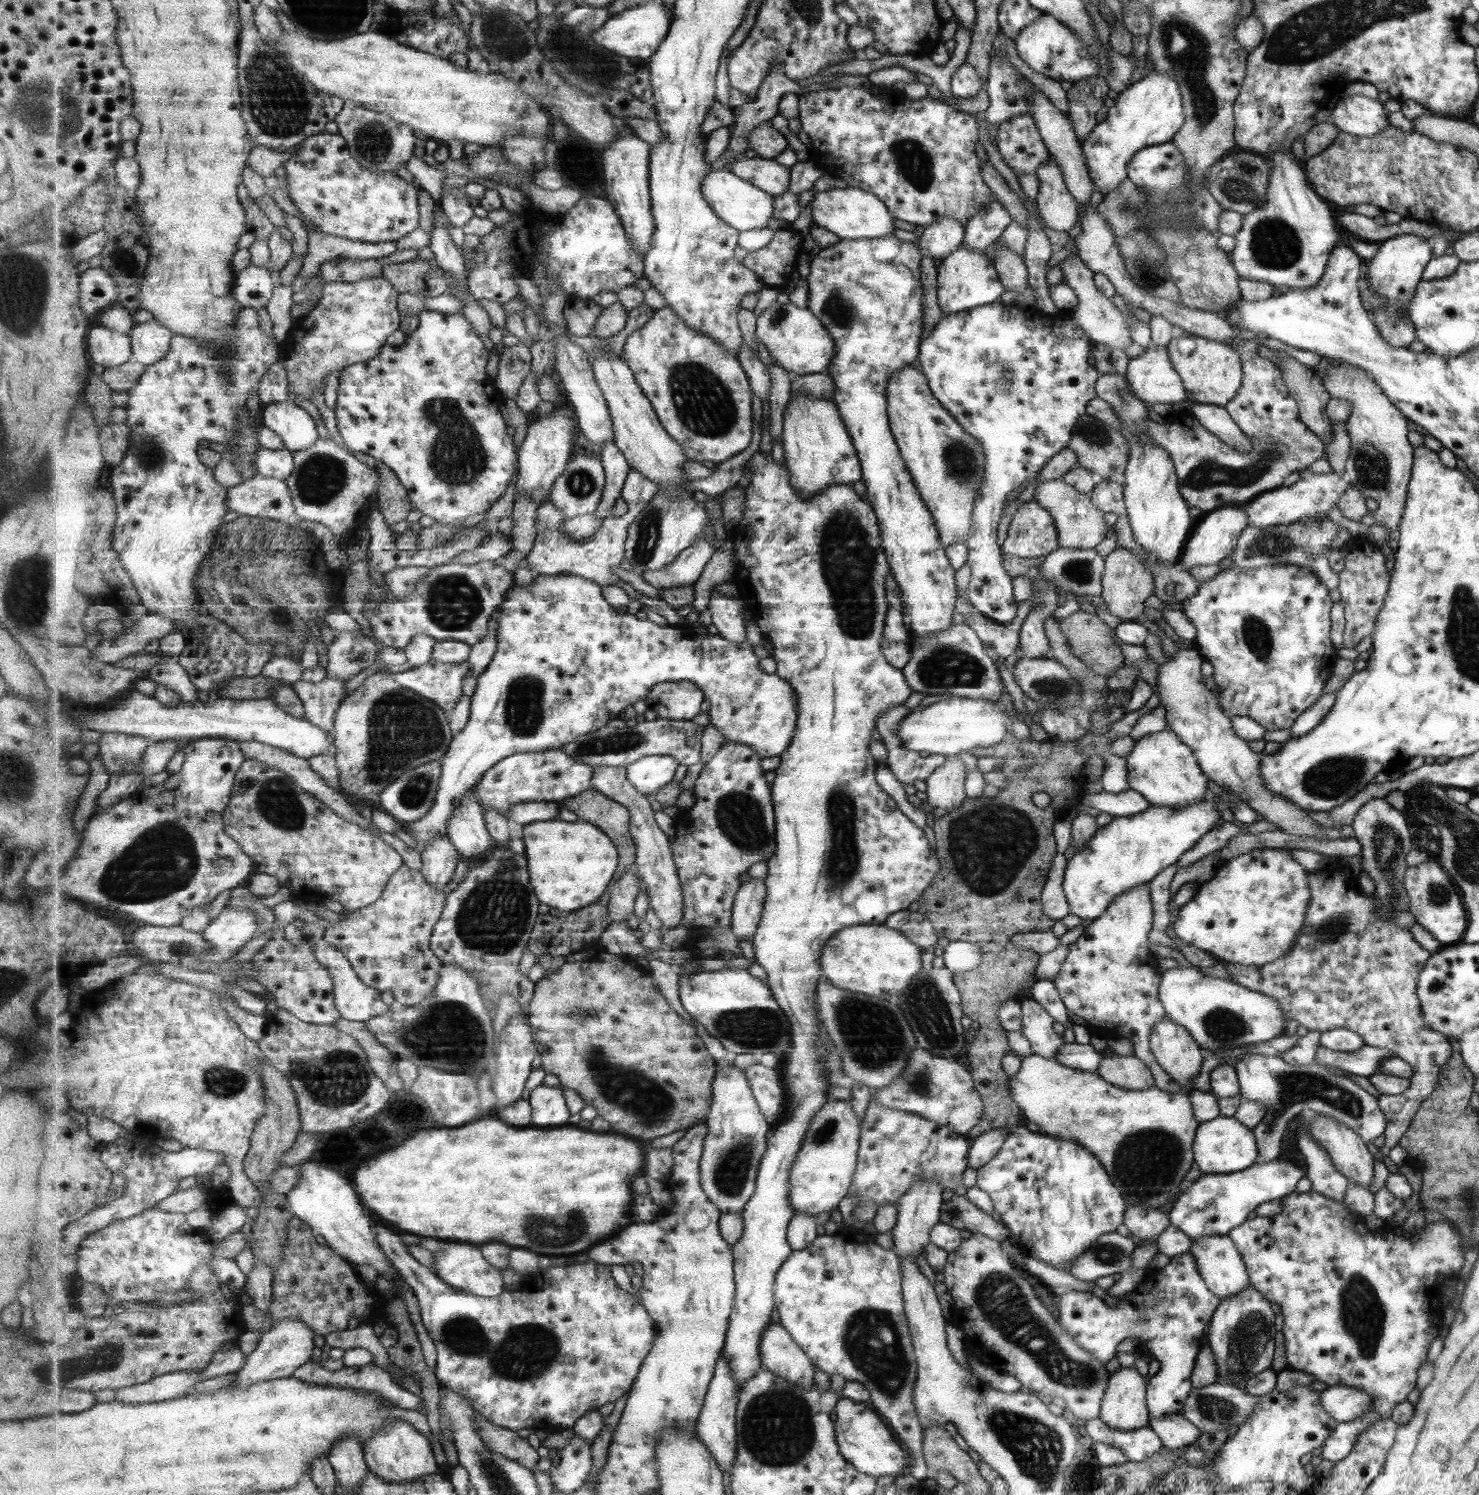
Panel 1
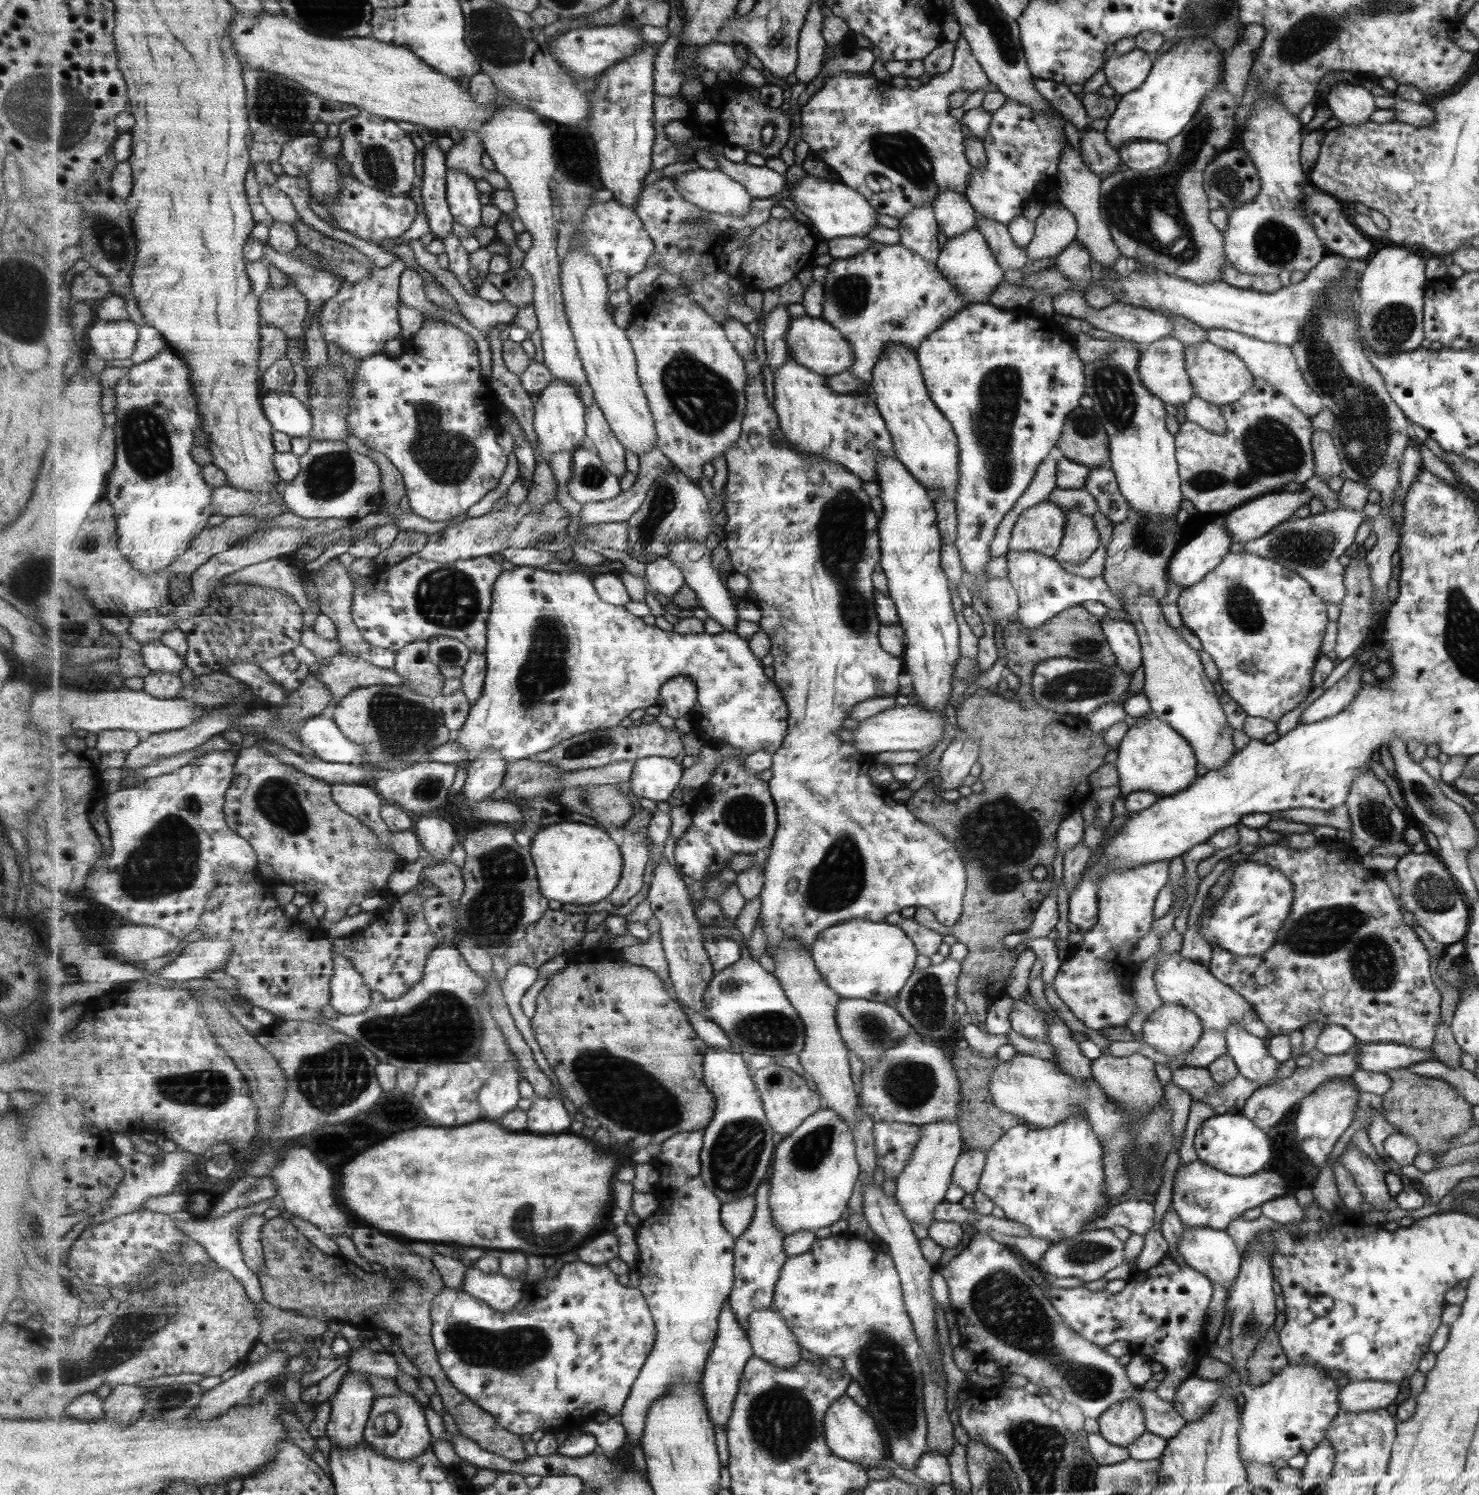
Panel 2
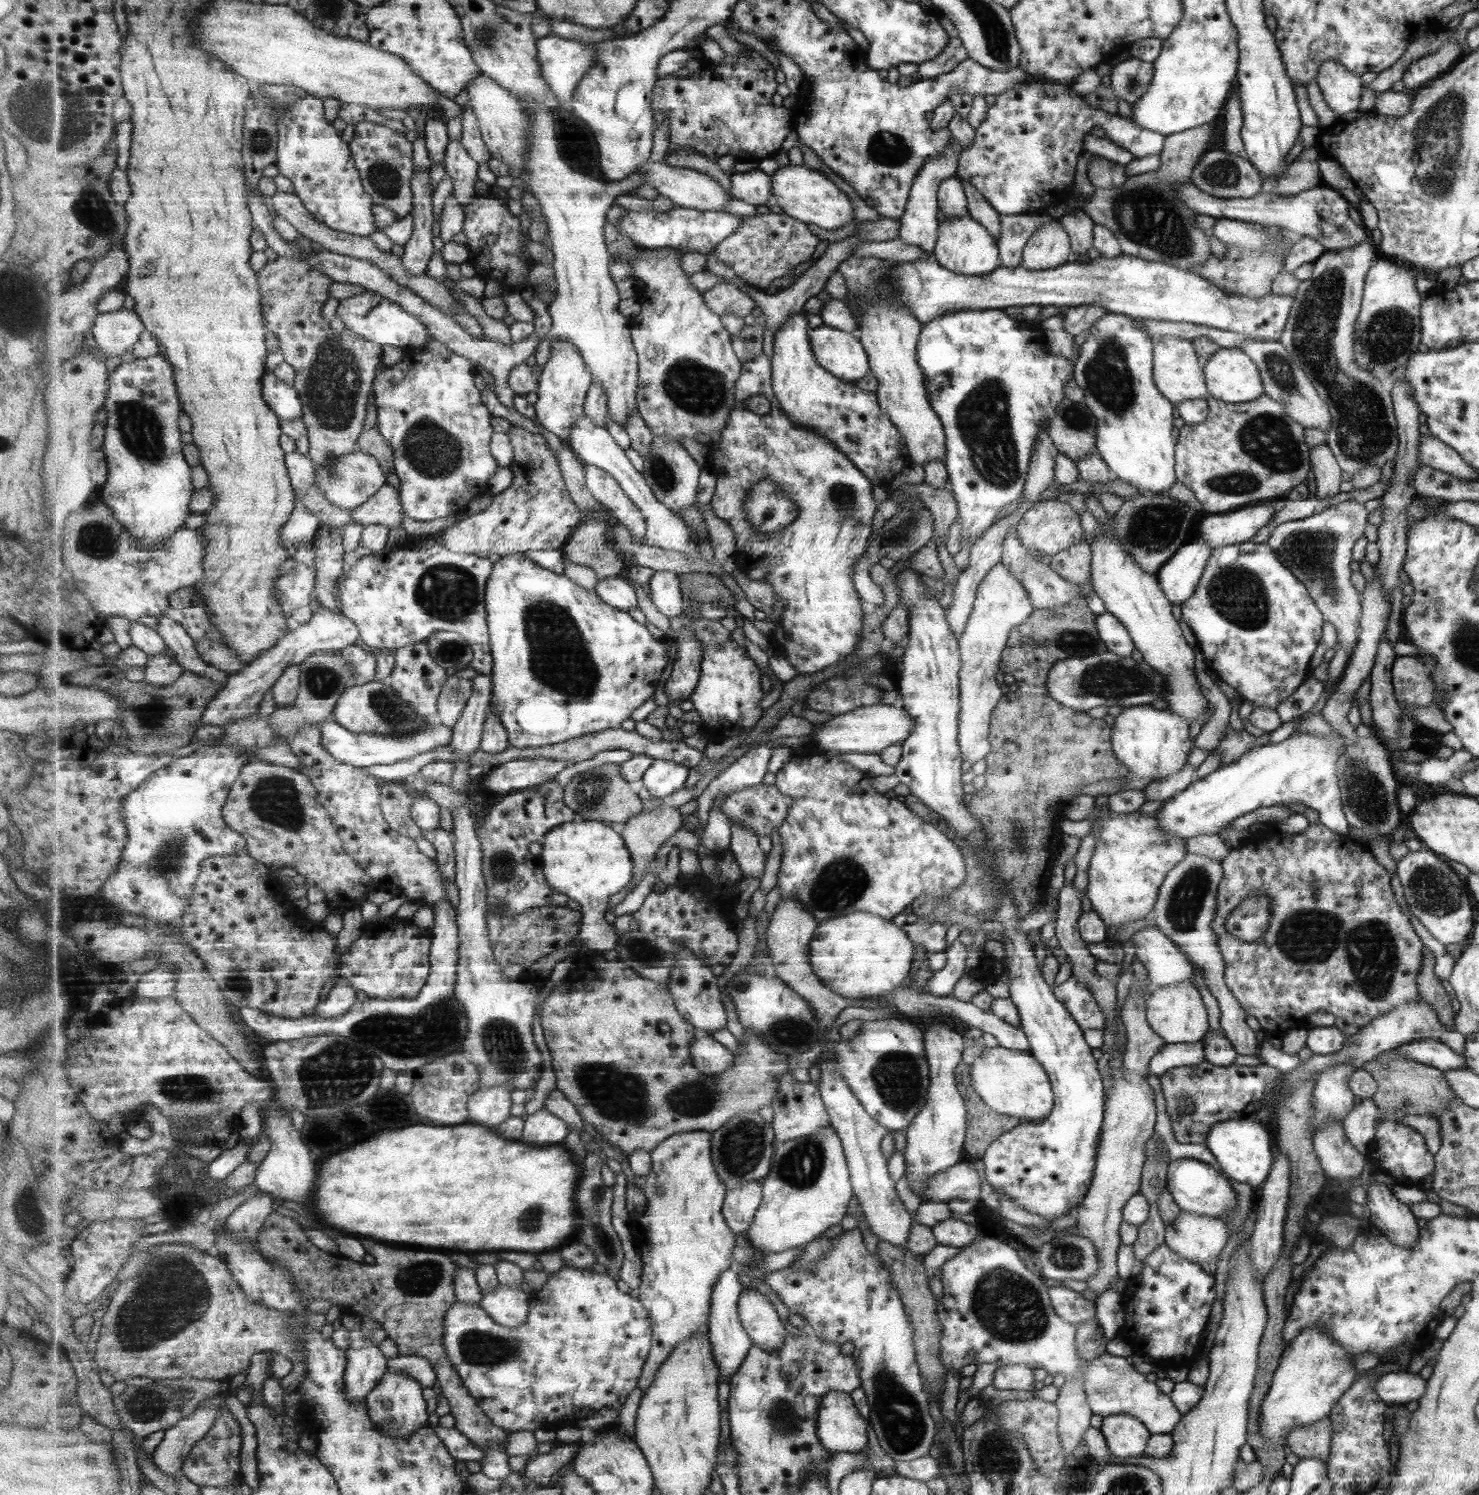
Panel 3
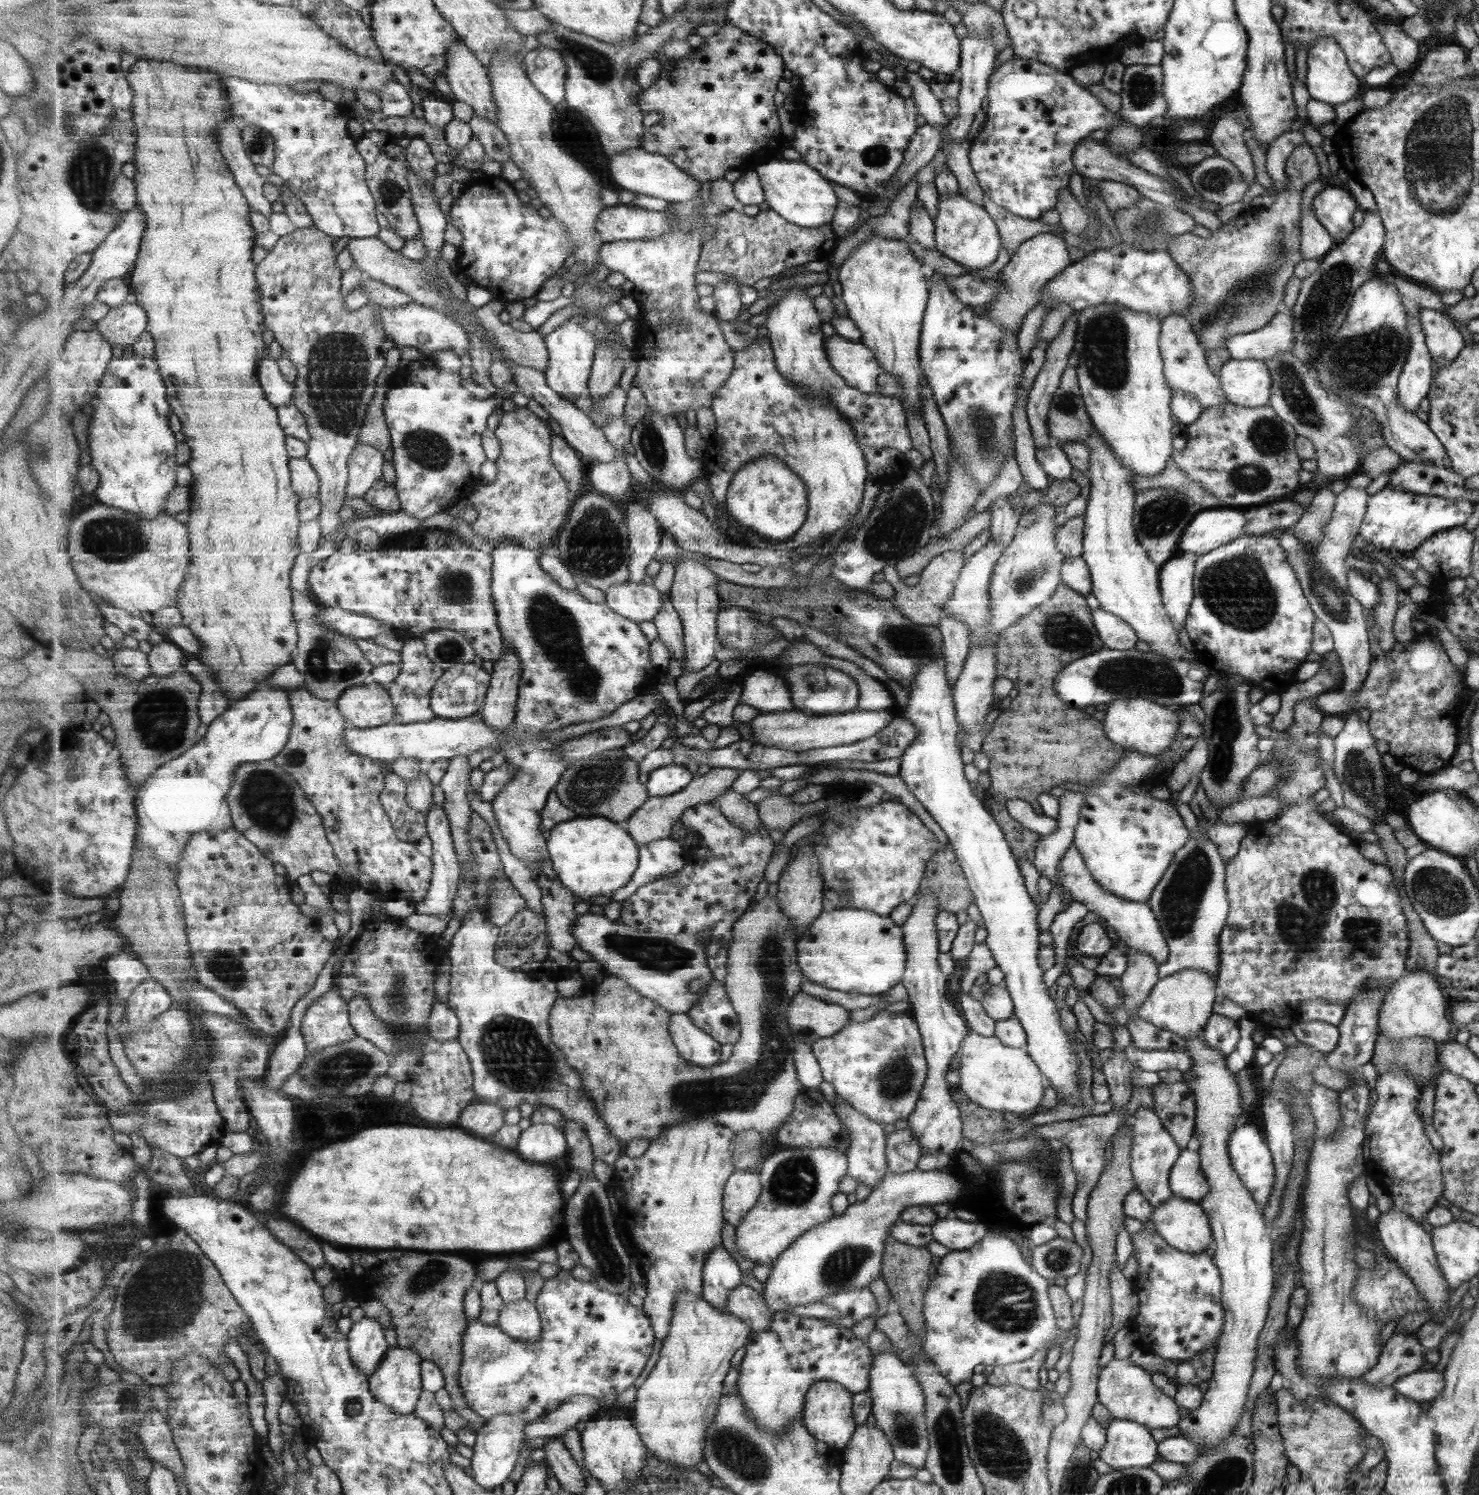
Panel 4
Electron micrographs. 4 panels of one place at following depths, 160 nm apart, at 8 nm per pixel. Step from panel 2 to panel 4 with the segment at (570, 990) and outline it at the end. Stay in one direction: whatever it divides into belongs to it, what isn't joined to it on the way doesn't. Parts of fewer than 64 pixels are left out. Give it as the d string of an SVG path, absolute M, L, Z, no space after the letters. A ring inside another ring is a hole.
M765 895L759 903L749 908L734 927L734 940L729 951L729 972L724 983L731 1002L739 1015L740 1023L742 1024L742 1035L738 1042L734 1044L733 1056L729 1060L715 1066L705 1068L685 1060L678 1051L678 1046L675 1044L673 1033L670 1029L672 1012L663 1008L655 1000L643 996L635 990L635 987L632 987L626 980L620 979L618 976L608 974L600 983L586 983L580 995L573 995L569 998L559 997L555 1001L553 1011L550 1012L550 1029L553 1041L566 1053L567 1060L569 1060L572 1068L582 1076L582 1087L586 1089L584 1094L589 1096L590 1100L594 1100L595 1108L598 1108L602 1120L606 1121L607 1128L610 1128L623 1144L629 1144L631 1141L639 1138L647 1139L650 1142L655 1141L659 1139L660 1134L667 1127L683 1122L695 1122L698 1119L718 1120L719 1123L735 1133L755 1129L765 1135L768 1130L775 1130L774 1134L777 1134L782 1124L786 1122L786 1118L794 1111L795 1101L801 1095L804 1086L799 1080L796 1062L793 1062L798 1041L795 1040L794 1031L791 1030L790 1024L787 1024L786 1008L792 1005L792 998L801 992L801 984L805 980L804 972L797 962L799 958L798 942L796 934L794 934L794 924L788 920L786 913L782 911L777 895L775 899Z

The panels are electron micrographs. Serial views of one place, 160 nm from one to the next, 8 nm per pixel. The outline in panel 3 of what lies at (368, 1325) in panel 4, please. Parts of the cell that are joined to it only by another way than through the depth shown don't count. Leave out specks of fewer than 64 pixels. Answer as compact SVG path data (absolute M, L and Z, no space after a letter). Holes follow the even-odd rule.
M353 1334L348 1348L348 1365L345 1373L345 1392L349 1400L365 1402L388 1373L388 1358L377 1347L378 1344L367 1340L364 1334Z

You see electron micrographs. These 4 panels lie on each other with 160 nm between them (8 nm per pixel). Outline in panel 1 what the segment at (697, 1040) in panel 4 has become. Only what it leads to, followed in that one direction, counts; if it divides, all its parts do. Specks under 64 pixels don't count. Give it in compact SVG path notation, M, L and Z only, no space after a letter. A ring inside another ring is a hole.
M734 1065L718 1067L712 1083L714 1101L707 1118L710 1134L707 1135L700 1167L703 1189L722 1215L735 1213L741 1217L755 1194L759 1168L770 1147L768 1138L773 1126L762 1113L743 1069Z

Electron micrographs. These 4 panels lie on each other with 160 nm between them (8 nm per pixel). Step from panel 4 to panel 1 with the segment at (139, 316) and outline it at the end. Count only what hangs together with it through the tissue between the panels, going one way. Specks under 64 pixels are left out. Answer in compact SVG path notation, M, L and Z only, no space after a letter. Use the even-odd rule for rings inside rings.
M102 325L92 328L88 335L88 354L92 363L102 364L106 369L121 366L133 359L131 335Z

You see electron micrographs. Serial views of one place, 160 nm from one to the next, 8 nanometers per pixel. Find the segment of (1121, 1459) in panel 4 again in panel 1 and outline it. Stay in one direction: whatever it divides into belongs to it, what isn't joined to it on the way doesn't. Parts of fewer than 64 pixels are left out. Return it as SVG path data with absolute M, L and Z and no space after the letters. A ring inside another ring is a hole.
M1134 1366L1119 1367L1109 1377L1098 1418L1109 1429L1135 1430L1148 1427L1150 1416L1149 1411L1145 1410L1145 1398L1145 1380L1141 1378L1141 1374L1135 1370Z

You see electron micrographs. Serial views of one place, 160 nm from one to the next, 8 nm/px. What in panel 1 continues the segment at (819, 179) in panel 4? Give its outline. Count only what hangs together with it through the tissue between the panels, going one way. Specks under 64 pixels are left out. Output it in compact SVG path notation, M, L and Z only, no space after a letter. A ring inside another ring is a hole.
M847 187L835 188L817 193L810 202L812 219L825 230L839 236L842 239L873 239L892 235L894 218L882 201L879 201L873 193L862 192L859 188Z

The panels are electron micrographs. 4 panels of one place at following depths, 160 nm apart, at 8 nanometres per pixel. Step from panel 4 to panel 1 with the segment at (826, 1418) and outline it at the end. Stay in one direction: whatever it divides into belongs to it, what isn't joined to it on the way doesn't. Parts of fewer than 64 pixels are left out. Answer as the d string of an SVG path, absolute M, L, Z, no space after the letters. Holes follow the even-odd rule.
M842 1396L835 1410L835 1428L843 1456L854 1464L860 1473L866 1473L875 1479L879 1476L897 1477L903 1472L903 1468L908 1466L908 1452L903 1452L903 1448L895 1442L885 1424L865 1403Z

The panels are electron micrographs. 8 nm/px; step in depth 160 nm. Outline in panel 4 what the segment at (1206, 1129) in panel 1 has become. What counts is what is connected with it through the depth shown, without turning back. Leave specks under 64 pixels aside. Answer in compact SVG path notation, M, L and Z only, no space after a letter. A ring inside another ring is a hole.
M1251 1121L1231 1131L1229 1138L1228 1152L1232 1168L1261 1210L1270 1202L1269 1196L1274 1191L1276 1179L1269 1146L1263 1140L1263 1134L1251 1126Z

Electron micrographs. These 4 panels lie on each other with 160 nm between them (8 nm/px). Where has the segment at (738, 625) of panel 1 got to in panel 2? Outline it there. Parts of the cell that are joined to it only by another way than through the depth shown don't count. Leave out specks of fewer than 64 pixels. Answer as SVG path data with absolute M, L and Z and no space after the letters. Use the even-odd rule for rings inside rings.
M689 540L674 542L674 544L670 546L670 552L668 552L665 558L671 559L673 563L683 570L685 578L687 579L687 585L693 588L698 594L700 605L704 608L708 617L720 623L725 630L734 630L734 632L736 632L738 622L740 621L737 617L737 608L735 607L737 601L733 601L733 598L731 598L731 593L729 594L727 586L723 584L723 580L721 580L721 576L719 576L719 571L713 568L711 559L705 560L705 564L695 564L697 560L693 560L693 558L689 556L689 552L691 552L693 548L697 548L697 545L699 545L699 543Z

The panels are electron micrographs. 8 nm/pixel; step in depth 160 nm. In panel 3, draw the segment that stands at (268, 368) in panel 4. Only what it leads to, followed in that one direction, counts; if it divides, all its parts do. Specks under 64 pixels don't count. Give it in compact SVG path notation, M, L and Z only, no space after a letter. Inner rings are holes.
M267 371L263 379L264 399L277 413L281 421L301 420L304 415L304 406L299 391L293 385L279 380L274 371Z

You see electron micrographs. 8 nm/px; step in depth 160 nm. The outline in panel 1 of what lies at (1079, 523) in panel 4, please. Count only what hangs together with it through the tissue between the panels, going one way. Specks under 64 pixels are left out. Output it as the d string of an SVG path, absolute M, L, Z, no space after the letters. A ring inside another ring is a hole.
M1035 500L1019 502L1009 521L1003 554L1045 558L1058 547L1053 517Z

